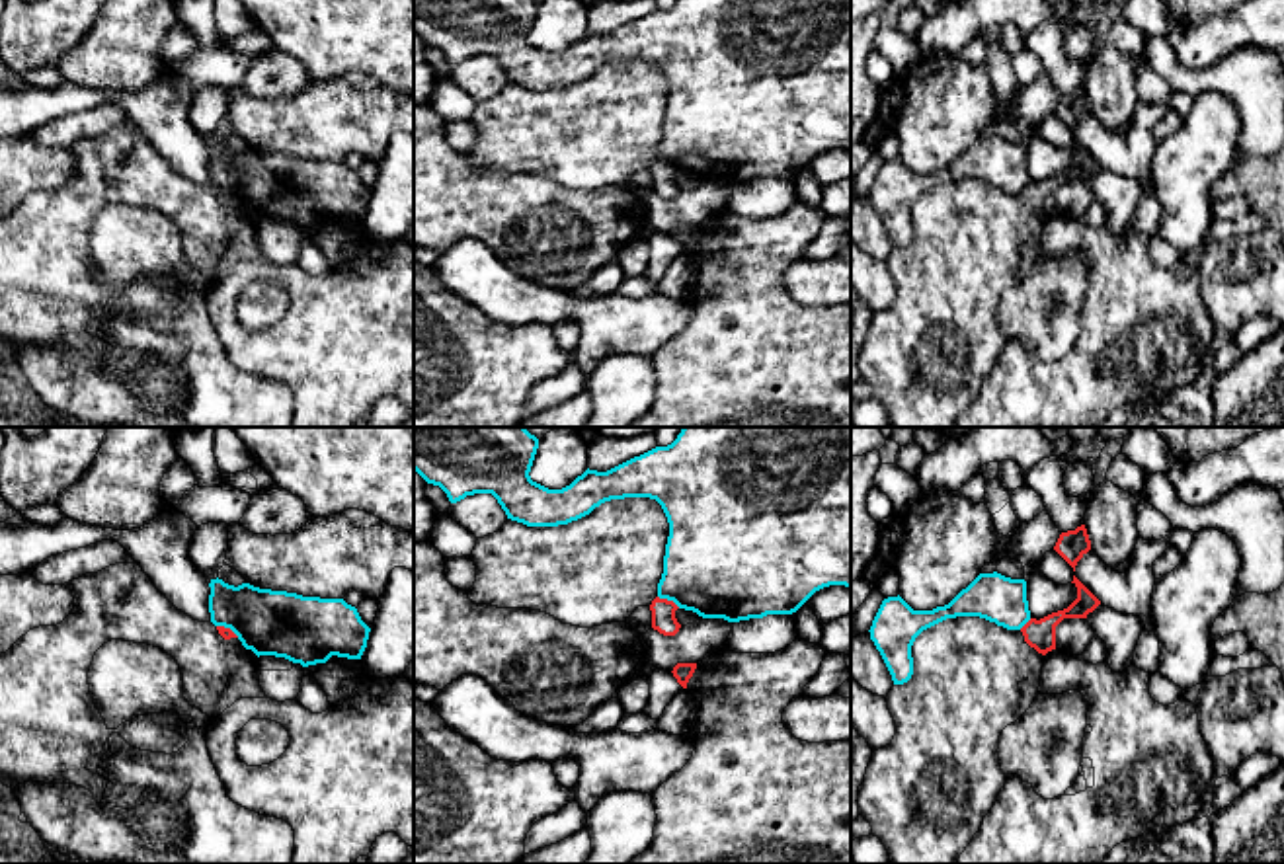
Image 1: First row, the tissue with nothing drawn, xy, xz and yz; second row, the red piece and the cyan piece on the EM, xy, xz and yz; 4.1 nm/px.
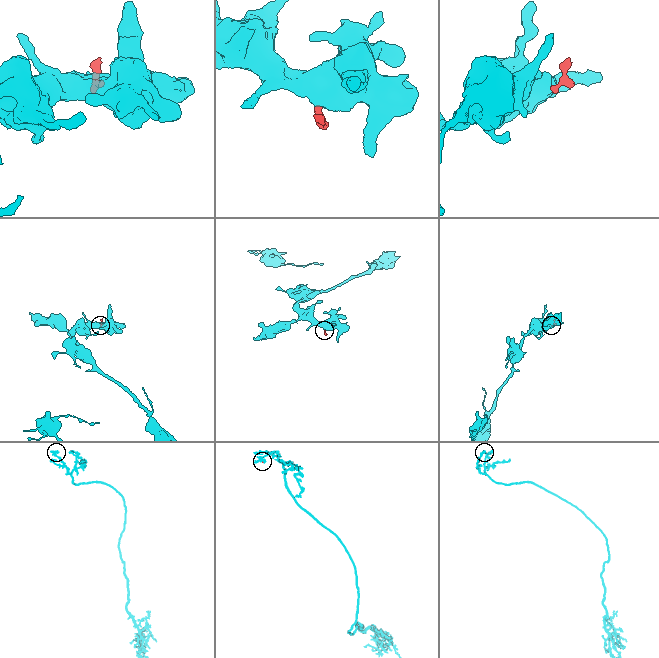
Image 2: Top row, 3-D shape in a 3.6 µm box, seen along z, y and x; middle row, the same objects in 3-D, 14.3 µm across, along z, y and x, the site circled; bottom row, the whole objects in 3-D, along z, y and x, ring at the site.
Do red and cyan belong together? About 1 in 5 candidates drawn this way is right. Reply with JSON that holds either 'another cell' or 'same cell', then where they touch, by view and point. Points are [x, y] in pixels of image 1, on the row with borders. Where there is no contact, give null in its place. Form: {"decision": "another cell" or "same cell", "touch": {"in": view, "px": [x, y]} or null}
{"decision": "another cell", "touch": {"in": "xz", "px": [670, 601]}}

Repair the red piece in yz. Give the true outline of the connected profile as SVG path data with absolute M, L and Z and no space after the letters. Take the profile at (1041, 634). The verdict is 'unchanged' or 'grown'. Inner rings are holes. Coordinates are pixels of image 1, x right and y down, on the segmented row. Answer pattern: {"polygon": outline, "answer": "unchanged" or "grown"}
{"polygon": "M1075 575L1071 583L1077 587L1077 599L1067 609L1052 612L1040 620L1030 618L1021 628L1024 642L1042 655L1056 649L1056 626L1063 618L1087 618L1087 614L1101 605L1101 601Z", "answer": "unchanged"}

